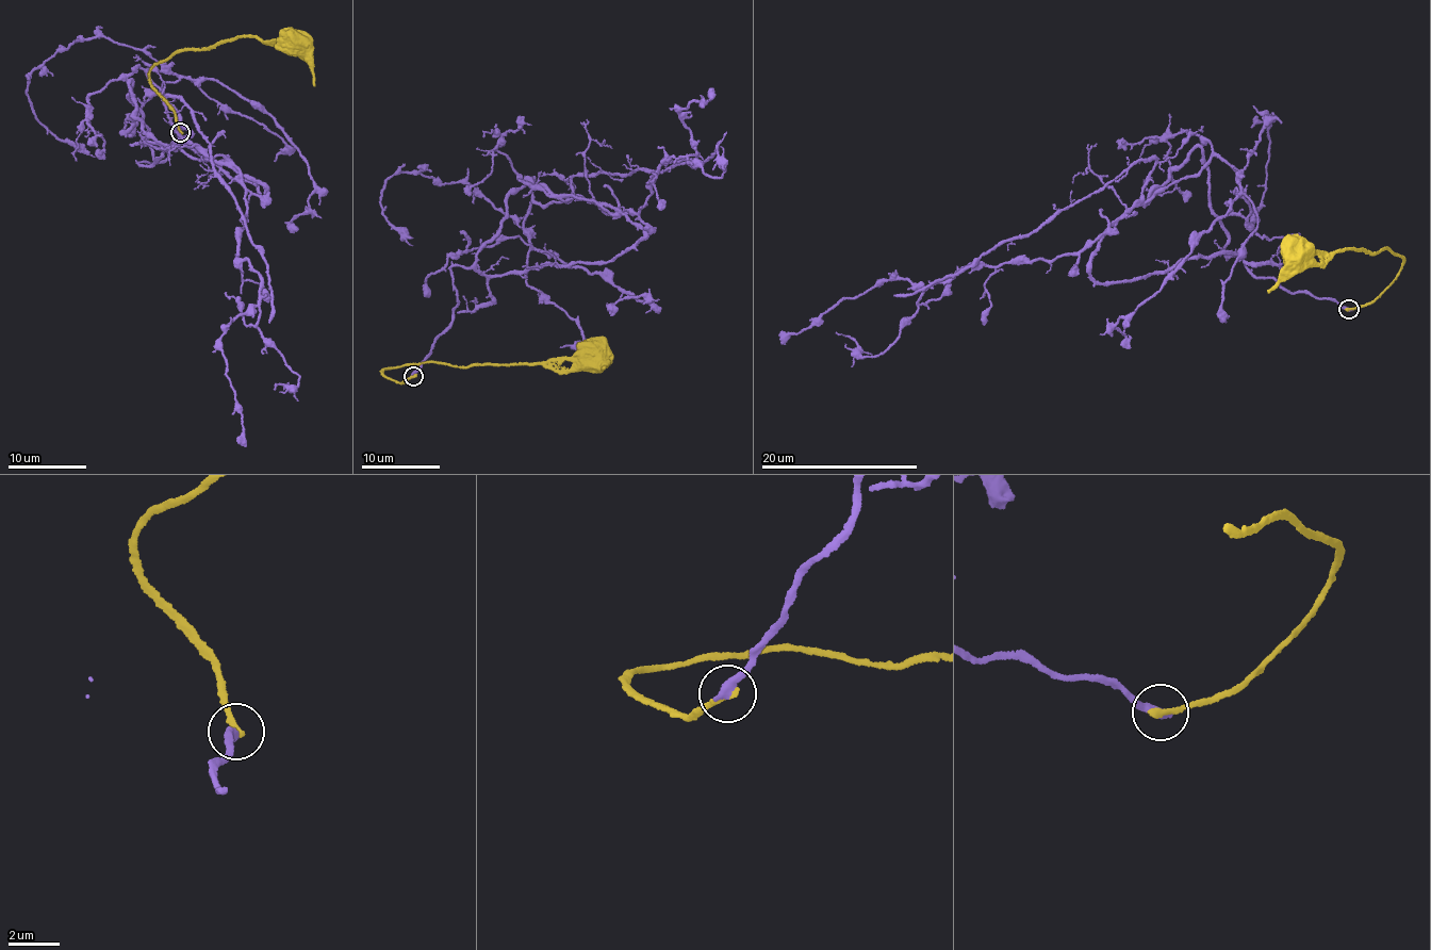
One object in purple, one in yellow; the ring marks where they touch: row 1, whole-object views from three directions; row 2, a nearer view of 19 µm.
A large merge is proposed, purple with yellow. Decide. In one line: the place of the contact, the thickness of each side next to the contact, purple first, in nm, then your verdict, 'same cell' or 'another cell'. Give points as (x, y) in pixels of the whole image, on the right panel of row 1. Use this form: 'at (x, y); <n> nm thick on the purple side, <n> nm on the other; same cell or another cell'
at (1348, 309); 400 nm thick on the purple side, 280 nm on the other; another cell

